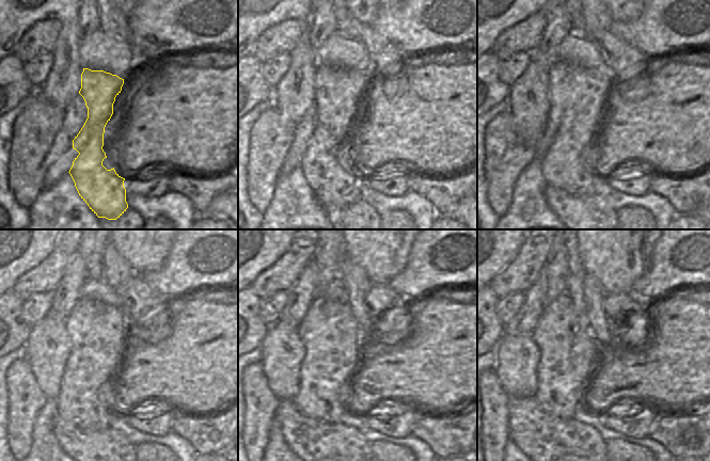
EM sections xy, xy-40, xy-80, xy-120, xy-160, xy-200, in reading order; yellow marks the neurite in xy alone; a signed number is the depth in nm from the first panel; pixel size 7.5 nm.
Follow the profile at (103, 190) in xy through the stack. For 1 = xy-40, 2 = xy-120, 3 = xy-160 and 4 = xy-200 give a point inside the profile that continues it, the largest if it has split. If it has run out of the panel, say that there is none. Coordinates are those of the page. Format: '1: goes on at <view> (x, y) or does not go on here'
1: goes on at xy-40 (337, 91)
2: goes on at xy-120 (98, 332)
3: goes on at xy-160 (333, 340)
4: goes on at xy-200 (569, 355)

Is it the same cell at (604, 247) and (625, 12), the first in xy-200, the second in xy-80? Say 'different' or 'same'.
same

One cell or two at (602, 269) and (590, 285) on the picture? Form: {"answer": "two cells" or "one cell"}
{"answer": "two cells"}

